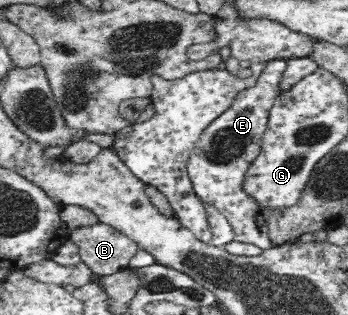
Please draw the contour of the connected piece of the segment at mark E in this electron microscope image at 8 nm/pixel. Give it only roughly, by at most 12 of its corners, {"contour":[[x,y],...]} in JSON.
{"contour":[[286,61],[200,134],[194,192],[228,219],[234,241],[272,246],[243,184],[260,155]]}

